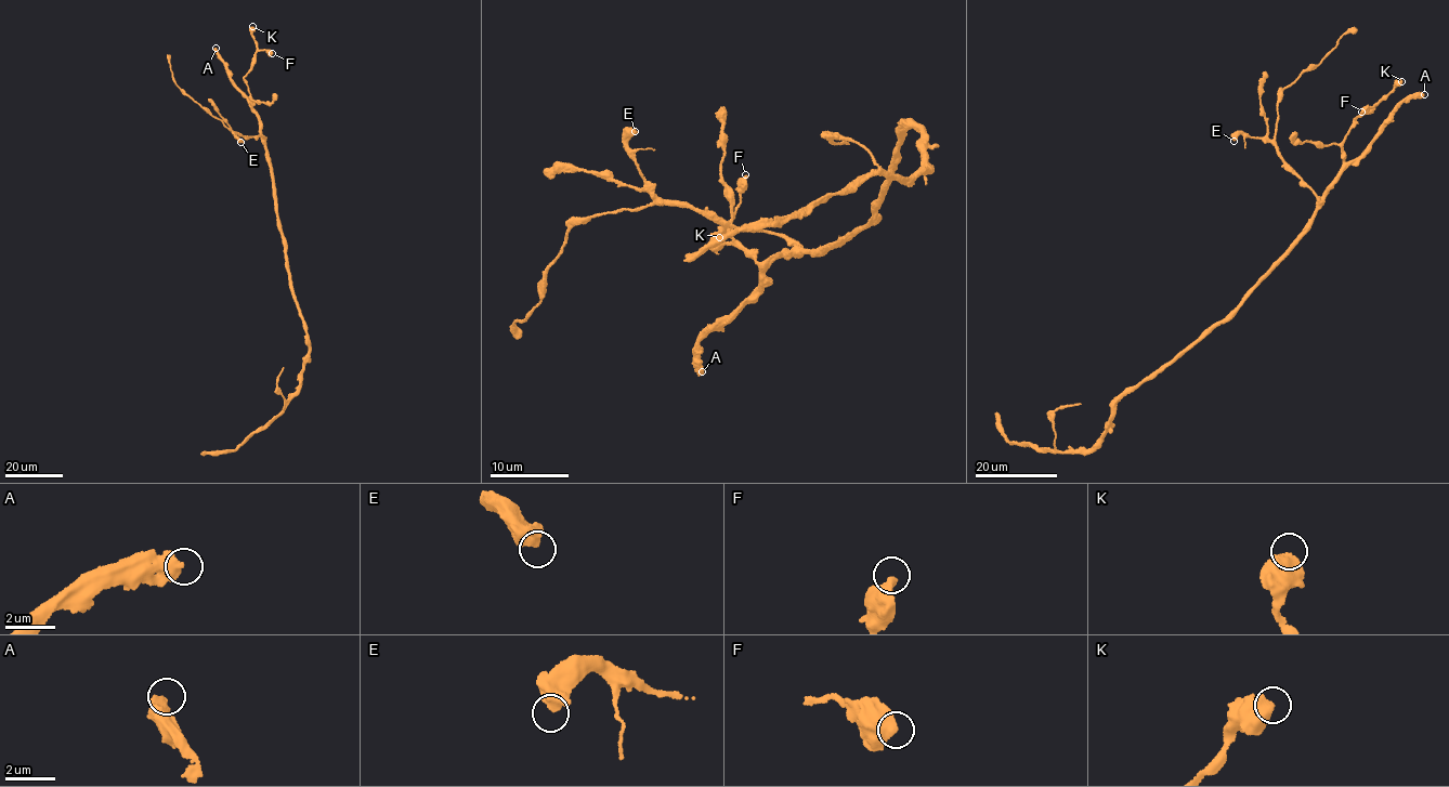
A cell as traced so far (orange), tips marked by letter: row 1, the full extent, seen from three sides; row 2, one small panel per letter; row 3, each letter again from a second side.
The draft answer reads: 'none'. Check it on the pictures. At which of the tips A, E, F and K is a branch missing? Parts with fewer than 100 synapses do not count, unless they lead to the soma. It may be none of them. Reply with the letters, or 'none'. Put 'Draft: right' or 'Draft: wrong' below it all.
A
Draft: wrong

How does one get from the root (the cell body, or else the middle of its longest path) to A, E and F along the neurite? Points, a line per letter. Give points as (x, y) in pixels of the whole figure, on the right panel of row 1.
A: (1223, 320), (1301, 233), (1331, 183), (1354, 160), (1366, 156), (1399, 104), (1424, 94)
E: (1223, 320), (1288, 249), (1318, 205), (1316, 194), (1290, 169), (1269, 142), (1241, 133), (1234, 141)
F: (1223, 320), (1308, 221), (1317, 202), (1341, 170), (1342, 142), (1353, 121), (1376, 104), (1361, 112)

